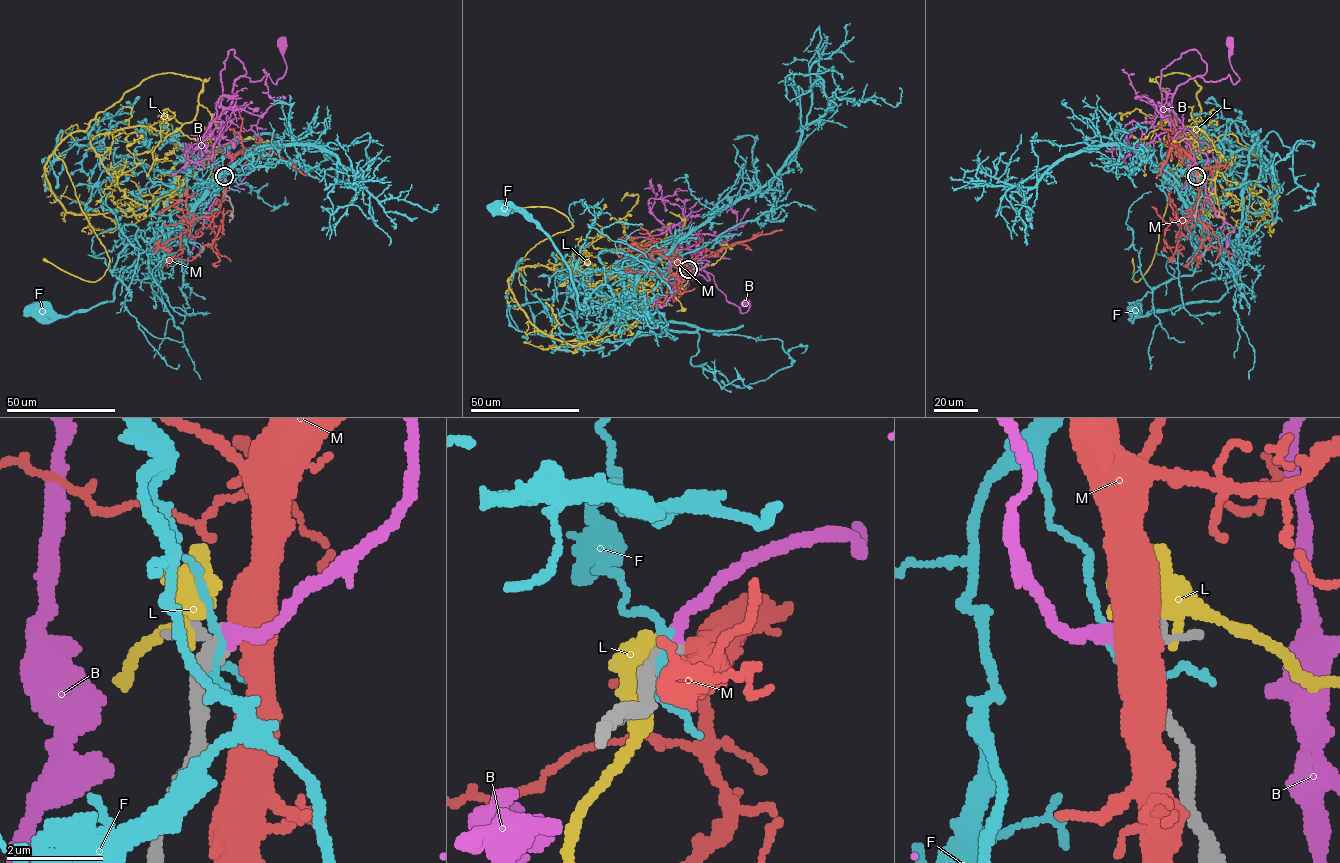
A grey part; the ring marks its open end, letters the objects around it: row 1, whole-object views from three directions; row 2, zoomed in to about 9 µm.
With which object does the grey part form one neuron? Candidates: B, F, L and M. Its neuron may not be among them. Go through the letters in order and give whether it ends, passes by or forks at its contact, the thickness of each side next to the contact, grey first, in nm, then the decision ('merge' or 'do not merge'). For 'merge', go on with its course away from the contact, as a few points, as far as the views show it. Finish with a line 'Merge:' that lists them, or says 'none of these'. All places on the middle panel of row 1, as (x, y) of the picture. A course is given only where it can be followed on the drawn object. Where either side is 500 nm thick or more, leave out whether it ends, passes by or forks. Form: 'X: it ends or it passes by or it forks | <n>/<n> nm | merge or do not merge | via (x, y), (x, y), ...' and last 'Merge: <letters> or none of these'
B: it ends | 280/280 nm | merge | via (687, 269), (695, 262), (682, 263), (674, 250), (695, 245), (725, 298), (742, 313), (750, 305), (745, 302)
F: it passes by | 280/150 nm | do not merge
L: 150/550 nm | do not merge
M: 280/650 nm | do not merge
Merge: B

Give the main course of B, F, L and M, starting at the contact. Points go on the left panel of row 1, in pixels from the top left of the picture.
B: (224, 176), (231, 157), (210, 123), (231, 103), (236, 79), (266, 75), (275, 84), (281, 78), (281, 43)
F: (223, 177), (221, 168), (224, 180), (215, 191), (126, 270), (112, 300), (70, 316), (40, 306), (36, 308)
L: (222, 175), (195, 123), (203, 82), (173, 73), (128, 90), (46, 165), (67, 212), (143, 195), (189, 211)
M: (224, 176), (224, 200), (218, 208), (156, 247), (168, 252)

